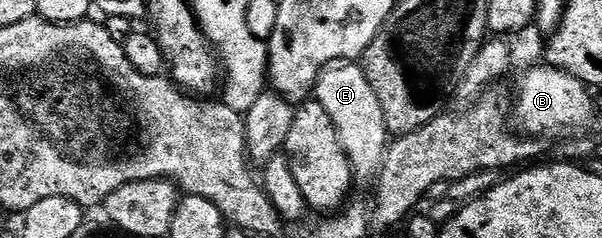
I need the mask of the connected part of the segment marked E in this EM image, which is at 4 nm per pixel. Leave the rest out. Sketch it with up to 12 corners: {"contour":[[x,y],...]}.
{"contour":[[333,62],[314,98],[353,173],[371,181],[390,143],[356,62]]}

